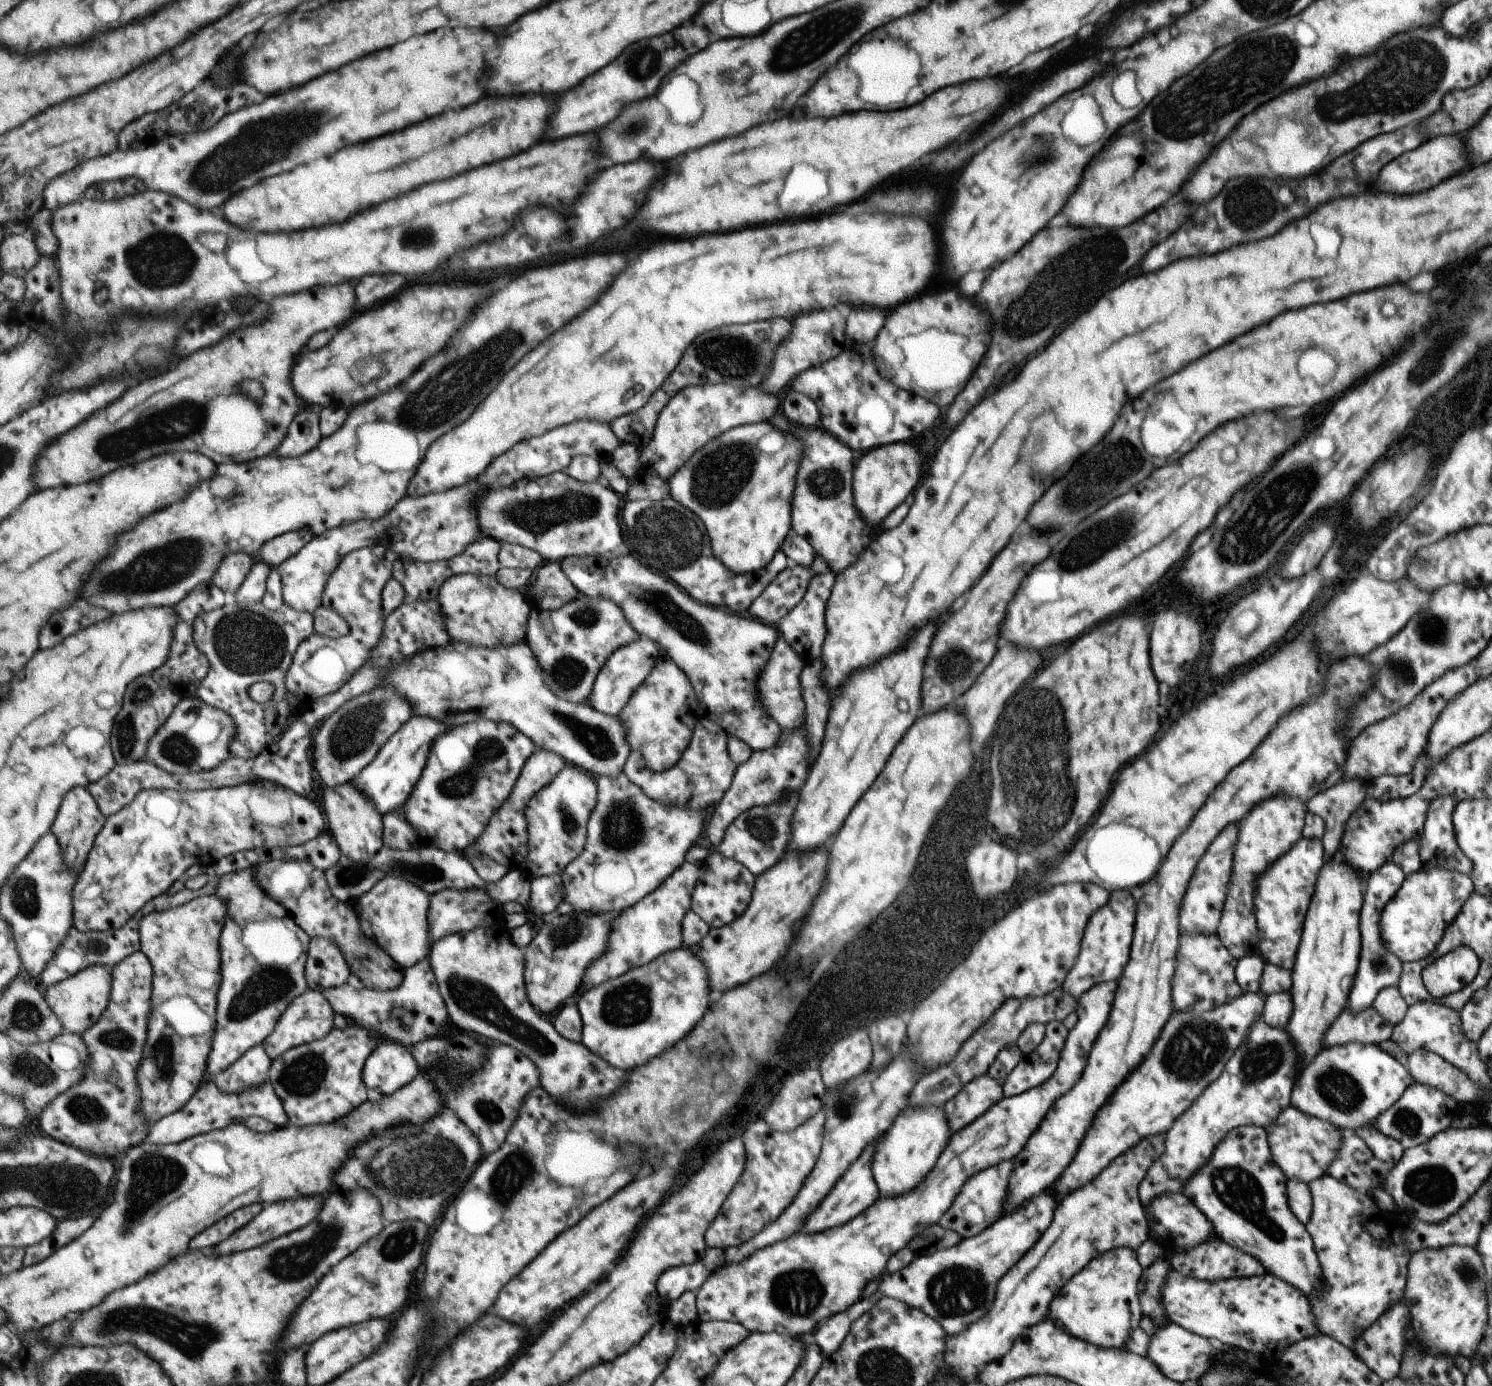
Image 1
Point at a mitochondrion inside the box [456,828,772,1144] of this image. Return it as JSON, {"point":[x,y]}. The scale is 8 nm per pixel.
{"point":[629,1004]}

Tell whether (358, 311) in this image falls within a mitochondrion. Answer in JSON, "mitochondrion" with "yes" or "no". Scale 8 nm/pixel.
{"mitochondrion":"no"}

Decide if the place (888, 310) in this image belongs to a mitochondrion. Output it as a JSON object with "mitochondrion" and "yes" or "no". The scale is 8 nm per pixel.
{"mitochondrion":"no"}

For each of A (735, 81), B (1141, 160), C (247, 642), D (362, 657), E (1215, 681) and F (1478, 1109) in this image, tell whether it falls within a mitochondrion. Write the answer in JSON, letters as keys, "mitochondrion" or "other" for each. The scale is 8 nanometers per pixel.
{"A":"other","B":"other","C":"mitochondrion","D":"other","E":"other","F":"other"}

